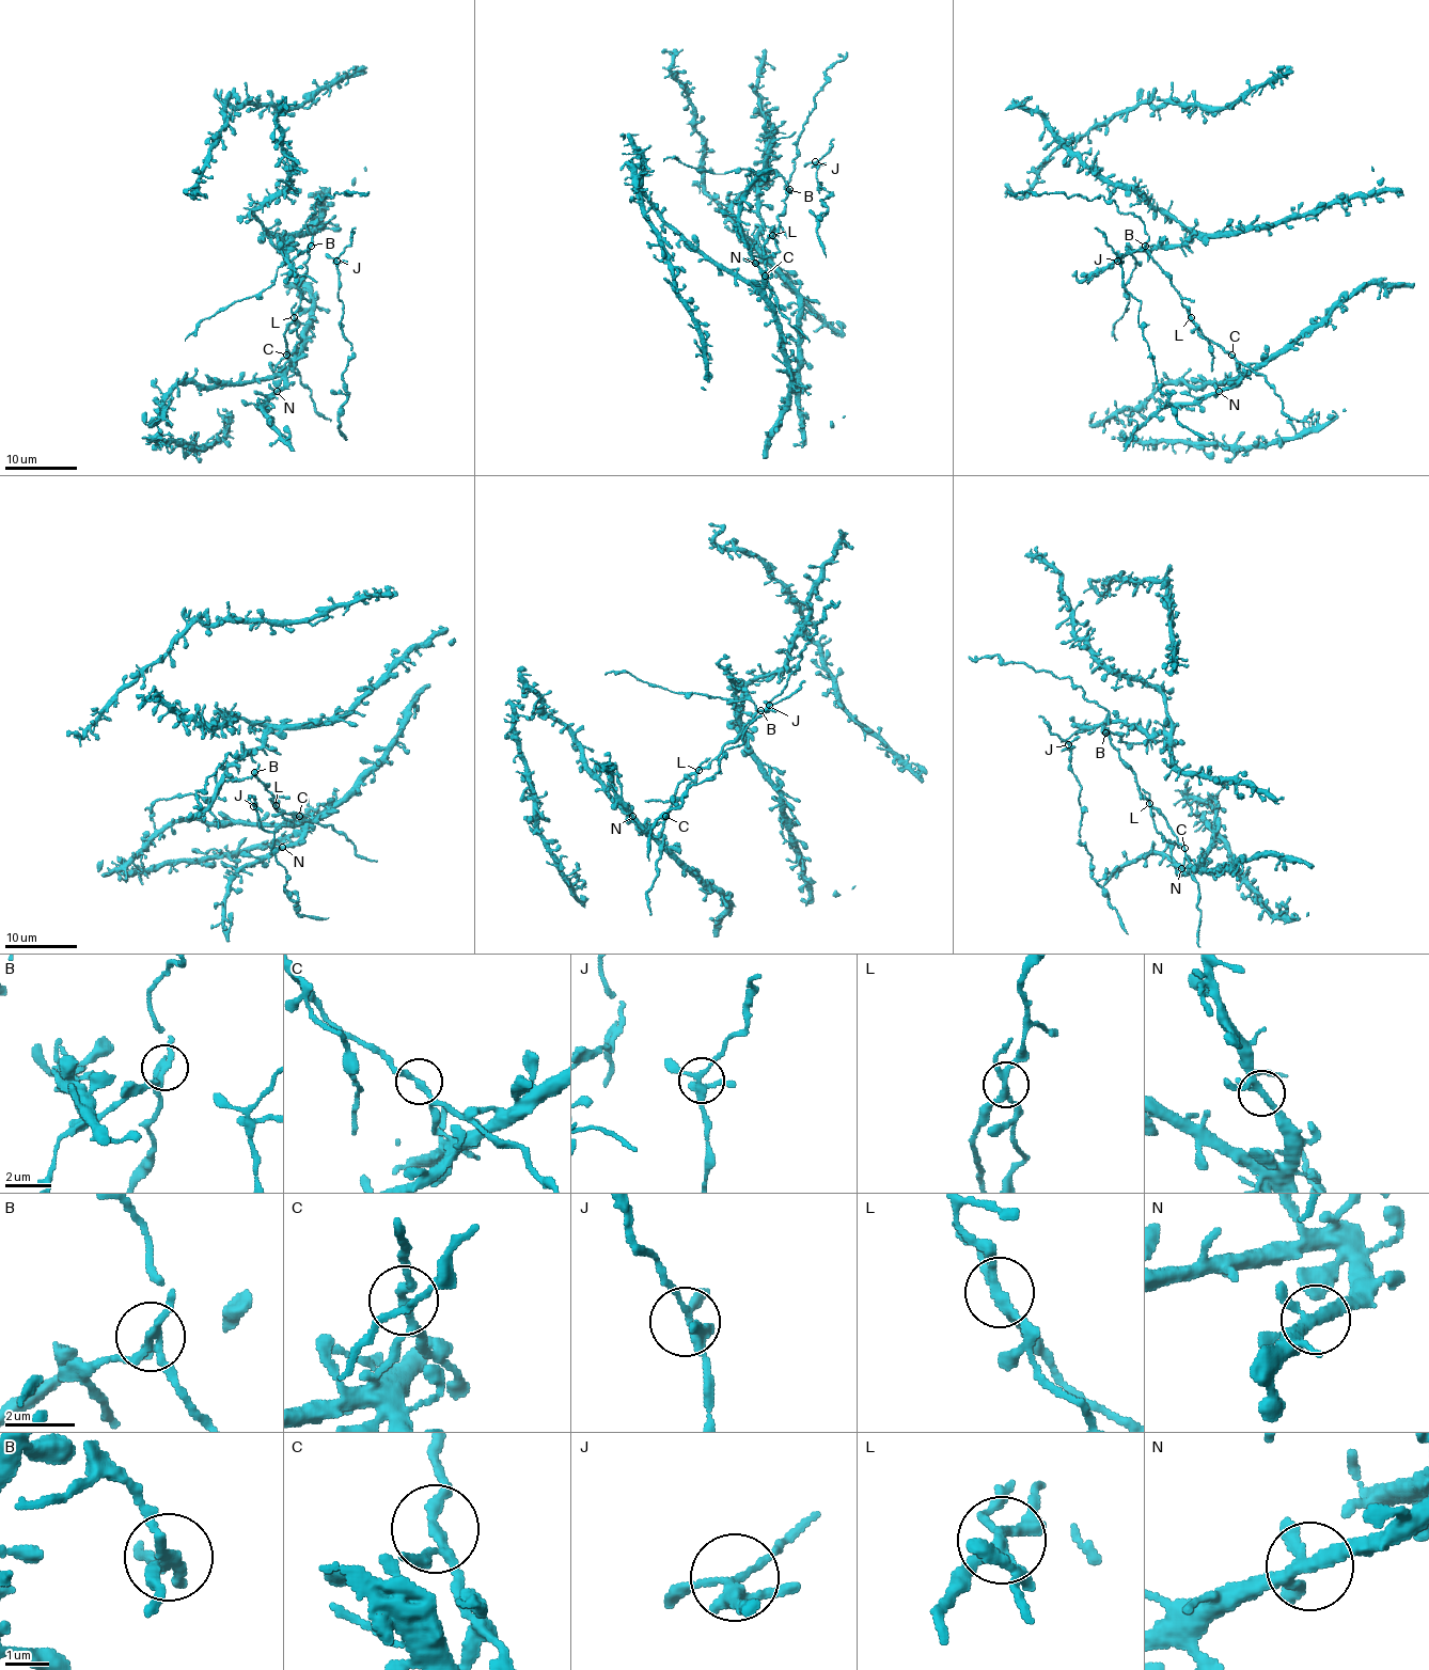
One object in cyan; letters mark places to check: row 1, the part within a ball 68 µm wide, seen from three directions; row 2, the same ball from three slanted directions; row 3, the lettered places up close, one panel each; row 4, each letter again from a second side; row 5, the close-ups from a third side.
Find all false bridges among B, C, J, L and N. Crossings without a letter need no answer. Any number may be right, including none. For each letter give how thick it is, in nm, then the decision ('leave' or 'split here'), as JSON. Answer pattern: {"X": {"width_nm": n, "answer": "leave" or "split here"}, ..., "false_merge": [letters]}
{"B": {"width_nm": 240, "answer": "split here"}, "C": {"width_nm": 190, "answer": "leave"}, "J": {"width_nm": 240, "answer": "leave"}, "L": {"width_nm": 240, "answer": "split here"}, "N": {"width_nm": 260, "answer": "leave"}, "false_merge": ["B", "L"]}

